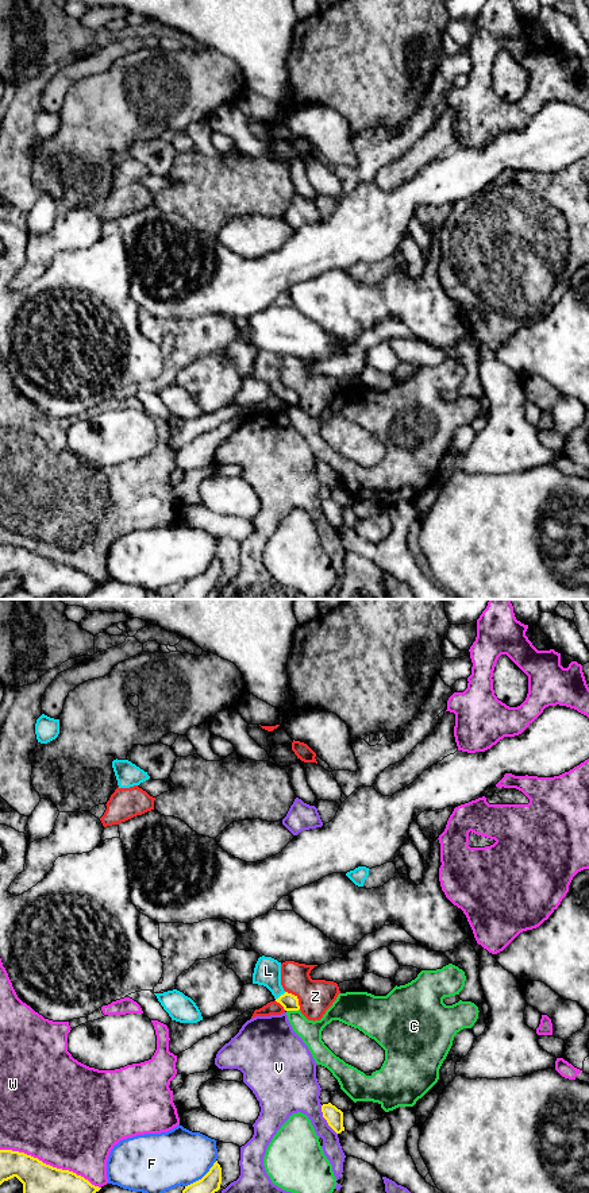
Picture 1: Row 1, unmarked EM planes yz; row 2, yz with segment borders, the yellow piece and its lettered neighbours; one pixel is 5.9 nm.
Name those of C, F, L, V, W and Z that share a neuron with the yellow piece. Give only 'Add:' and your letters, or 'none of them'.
Add: L

